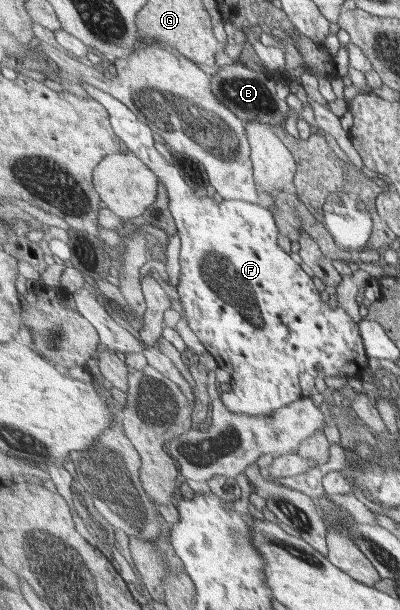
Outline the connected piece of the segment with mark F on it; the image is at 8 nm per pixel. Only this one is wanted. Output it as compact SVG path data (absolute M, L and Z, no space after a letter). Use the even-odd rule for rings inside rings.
M82 80L79 83L89 92L92 100L105 106L124 147L134 152L153 171L159 182L167 187L169 211L176 220L178 235L182 240L180 263L183 276L179 294L187 322L217 364L232 374L232 390L222 393L224 405L232 413L268 417L303 397L299 384L301 372L322 378L341 376L354 379L364 375L371 366L359 324L342 306L333 307L331 301L323 302L321 291L317 290L313 278L279 246L279 228L271 210L257 202L223 199L217 203L213 197L200 196L195 186L191 186L191 178L181 174L179 168L171 166L167 158L161 156L161 152L155 148L153 130L139 122L133 110L111 94Z

